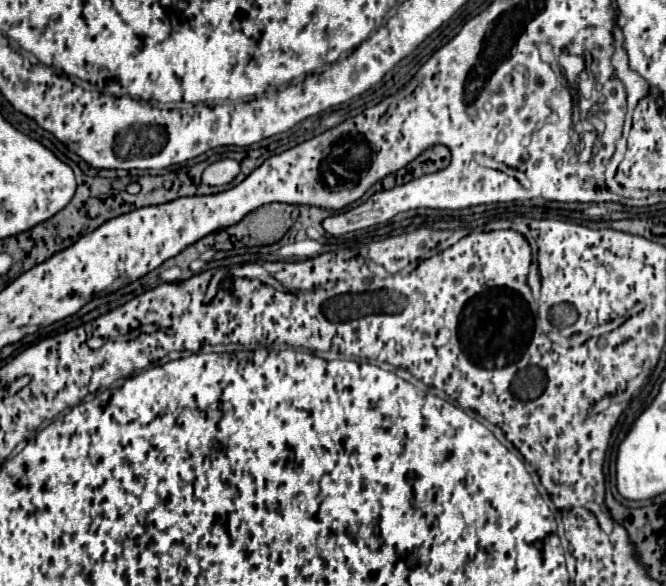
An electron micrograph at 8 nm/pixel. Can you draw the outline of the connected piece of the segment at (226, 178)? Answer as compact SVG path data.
M224 158L210 164L204 170L202 182L208 186L224 186L224 184L230 184L238 176L238 172L240 172L240 164L232 158Z

